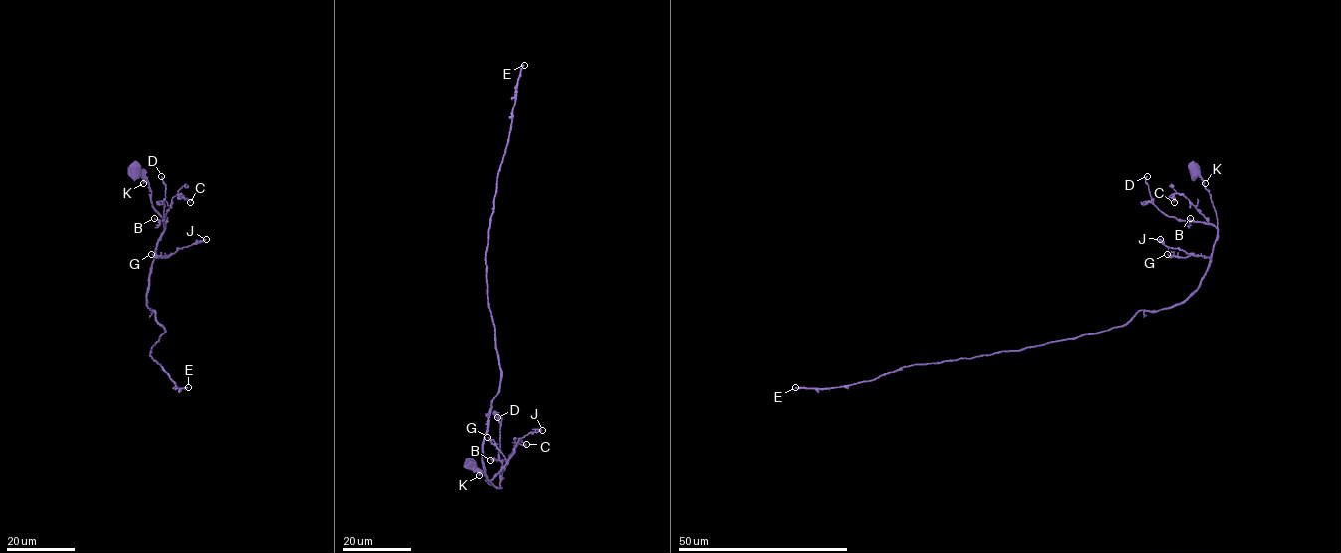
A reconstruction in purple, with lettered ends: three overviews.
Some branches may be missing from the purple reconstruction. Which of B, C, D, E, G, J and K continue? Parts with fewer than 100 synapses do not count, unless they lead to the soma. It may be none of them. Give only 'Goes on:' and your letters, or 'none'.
Goes on: E

